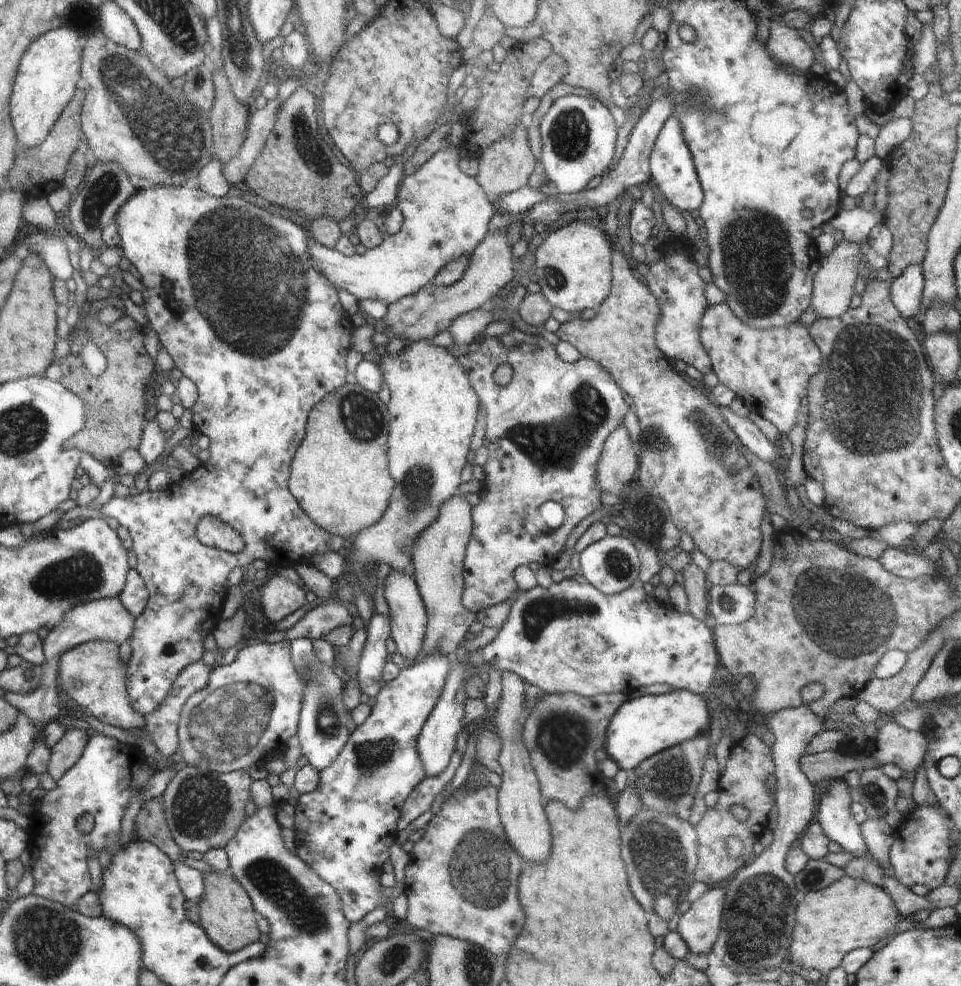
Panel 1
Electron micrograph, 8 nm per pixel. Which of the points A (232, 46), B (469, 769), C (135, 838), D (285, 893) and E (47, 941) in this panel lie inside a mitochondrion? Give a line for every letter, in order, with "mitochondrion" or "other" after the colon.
A: mitochondrion
B: other
C: other
D: mitochondrion
E: mitochondrion

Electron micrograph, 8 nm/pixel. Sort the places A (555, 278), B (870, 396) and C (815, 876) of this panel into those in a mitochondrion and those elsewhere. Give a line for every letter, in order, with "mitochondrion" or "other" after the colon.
A: mitochondrion
B: mitochondrion
C: mitochondrion

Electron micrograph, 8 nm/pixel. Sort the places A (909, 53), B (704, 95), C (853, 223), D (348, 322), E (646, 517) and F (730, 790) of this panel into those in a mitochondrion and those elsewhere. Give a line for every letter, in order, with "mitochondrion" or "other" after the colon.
A: other
B: mitochondrion
C: other
D: other
E: mitochondrion
F: other

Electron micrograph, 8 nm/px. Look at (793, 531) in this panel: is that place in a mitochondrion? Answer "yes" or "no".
no

